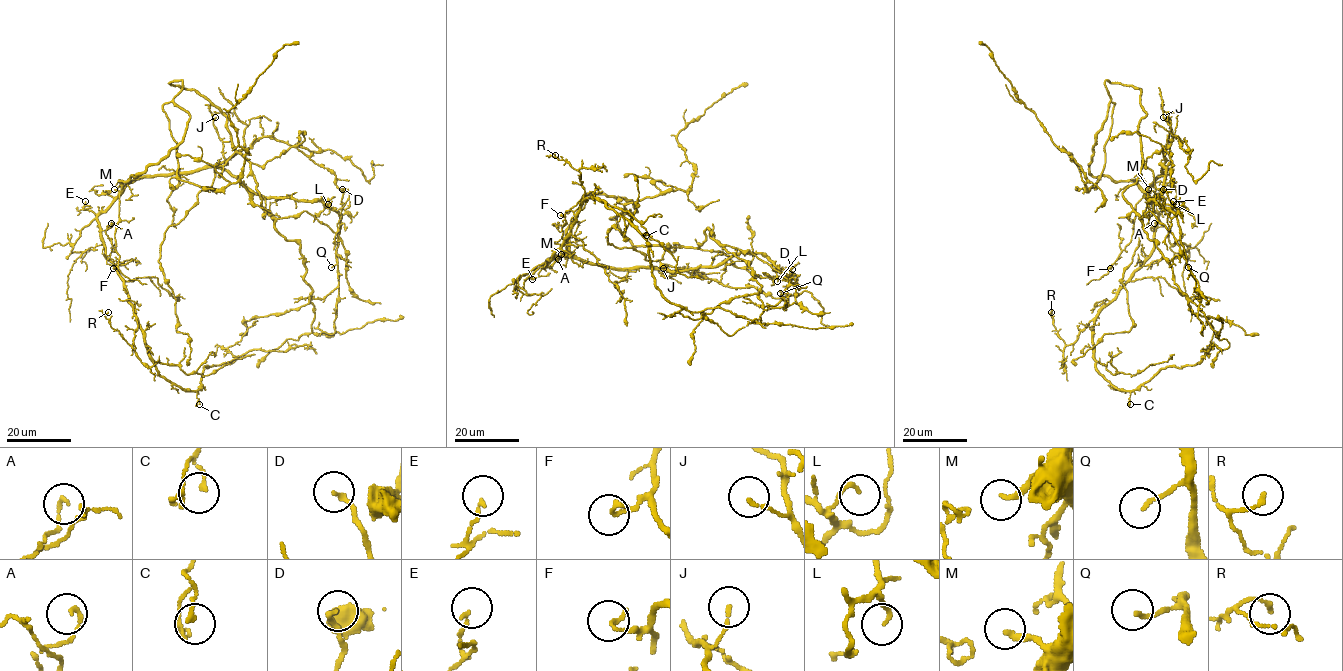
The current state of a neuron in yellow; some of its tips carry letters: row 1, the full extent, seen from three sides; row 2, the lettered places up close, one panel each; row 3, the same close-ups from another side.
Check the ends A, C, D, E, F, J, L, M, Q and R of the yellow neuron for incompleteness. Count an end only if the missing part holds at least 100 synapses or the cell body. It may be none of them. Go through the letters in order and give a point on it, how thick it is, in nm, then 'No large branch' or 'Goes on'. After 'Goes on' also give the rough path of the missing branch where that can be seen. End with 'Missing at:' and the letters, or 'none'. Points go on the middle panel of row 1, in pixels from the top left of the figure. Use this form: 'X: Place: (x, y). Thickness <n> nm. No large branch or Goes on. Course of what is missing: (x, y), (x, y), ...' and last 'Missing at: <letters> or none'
A: Place: (558, 259). Thickness 130 nm. No large branch
C: Place: (646, 235). Thickness 160 nm. No large branch
D: Place: (792, 269). Thickness 170 nm. No large branch
E: Place: (532, 279). Thickness 130 nm. No large branch
F: Place: (560, 215). Thickness 170 nm. No large branch
J: Place: (663, 268). Thickness 130 nm. No large branch
L: Place: (777, 281). Thickness 140 nm. No large branch
M: Place: (561, 254). Thickness 220 nm. Goes on
Q: Place: (780, 293). Thickness 140 nm. No large branch
R: Place: (555, 155). Thickness 140 nm. No large branch
Missing at: M

